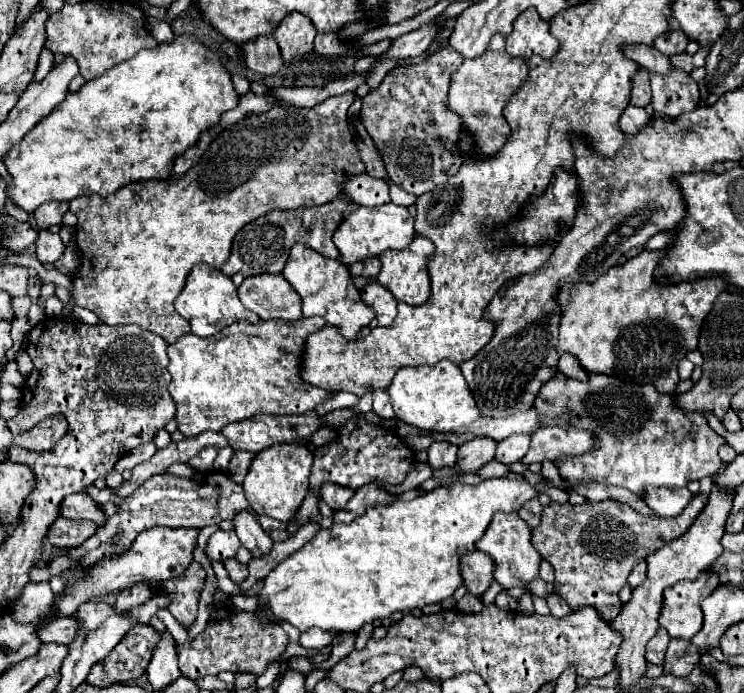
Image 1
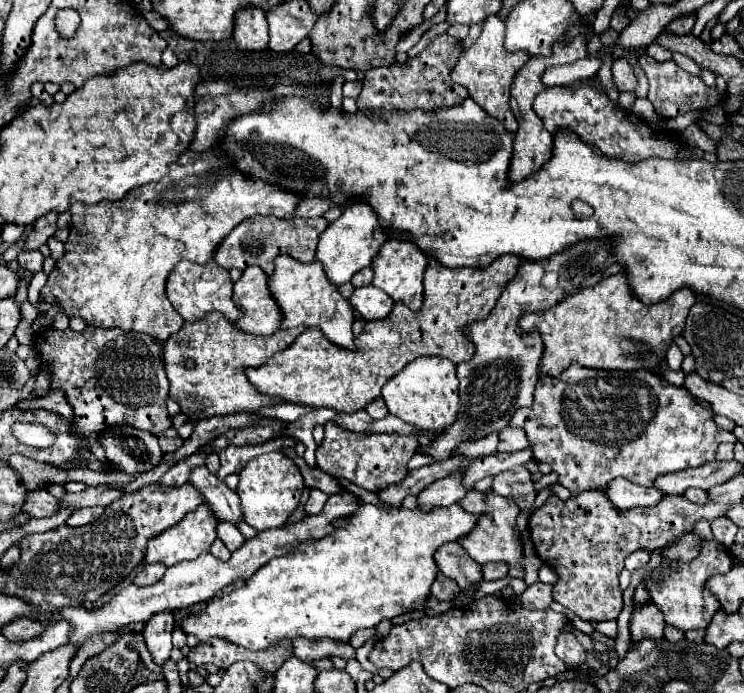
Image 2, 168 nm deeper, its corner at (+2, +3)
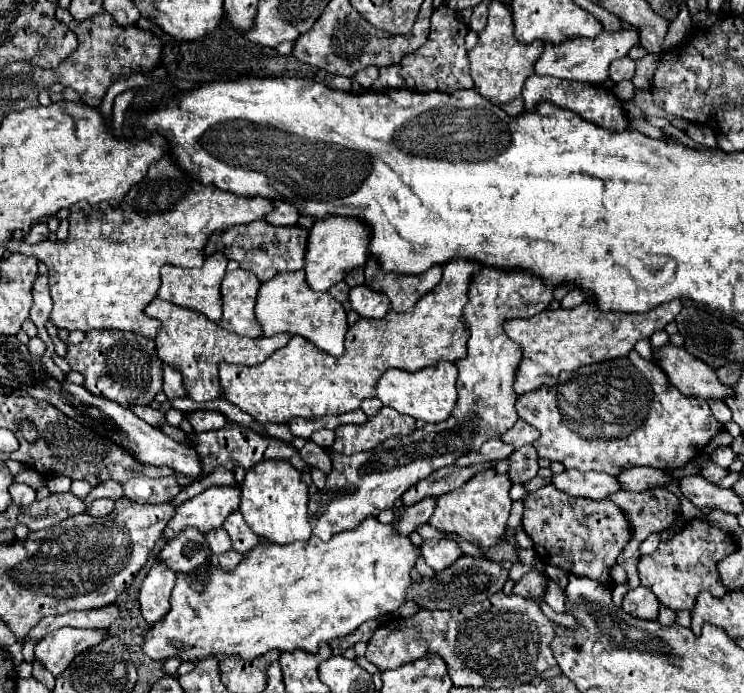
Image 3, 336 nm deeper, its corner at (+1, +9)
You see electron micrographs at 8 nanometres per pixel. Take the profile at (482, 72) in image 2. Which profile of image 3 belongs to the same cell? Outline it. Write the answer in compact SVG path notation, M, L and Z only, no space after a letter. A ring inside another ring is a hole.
M491 1L489 17L485 29L479 33L479 43L473 51L469 51L471 59L471 77L477 91L507 111L511 117L523 111L523 85L529 75L533 75L533 63L543 51L543 41L519 43L513 35L513 19L511 9L501 1Z

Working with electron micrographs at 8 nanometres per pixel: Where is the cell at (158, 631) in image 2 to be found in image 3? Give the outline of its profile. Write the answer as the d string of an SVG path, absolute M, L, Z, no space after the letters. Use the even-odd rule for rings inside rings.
M155 561L153 567L149 569L139 593L141 613L149 625L165 617L169 609L169 595L175 585L175 577L177 573L171 571L163 561Z

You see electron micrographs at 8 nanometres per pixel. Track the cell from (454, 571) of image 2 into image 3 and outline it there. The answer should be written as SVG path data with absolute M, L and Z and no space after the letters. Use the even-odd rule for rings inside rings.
M451 539L423 541L421 553L423 553L423 561L435 571L445 569L447 565L451 565L451 561L455 561L457 557L463 555L459 545L455 541L451 541Z

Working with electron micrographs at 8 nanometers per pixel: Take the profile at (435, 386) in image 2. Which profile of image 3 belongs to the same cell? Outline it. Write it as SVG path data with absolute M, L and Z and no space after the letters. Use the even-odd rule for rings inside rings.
M439 361L439 365L423 367L415 373L389 369L381 375L375 397L383 405L399 411L401 415L411 415L413 419L423 419L427 423L439 423L451 415L457 403L455 379L457 379L457 369L455 369L455 363L449 363L449 361Z

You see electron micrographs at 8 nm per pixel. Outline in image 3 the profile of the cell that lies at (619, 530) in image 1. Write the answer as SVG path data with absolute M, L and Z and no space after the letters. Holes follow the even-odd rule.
M545 485L525 495L523 507L521 527L533 539L541 563L561 567L579 577L591 577L607 585L611 583L609 571L615 565L623 543L627 543L627 537L631 535L627 521L623 521L623 513L619 513L619 507L613 505L613 501L567 497L553 485Z

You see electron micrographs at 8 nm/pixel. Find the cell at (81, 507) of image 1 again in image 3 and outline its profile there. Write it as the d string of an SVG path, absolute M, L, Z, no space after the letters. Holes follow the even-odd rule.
M13 483L9 487L9 493L11 493L13 503L23 505L23 507L29 507L35 499L35 489L31 489L29 485L21 485L21 483Z

